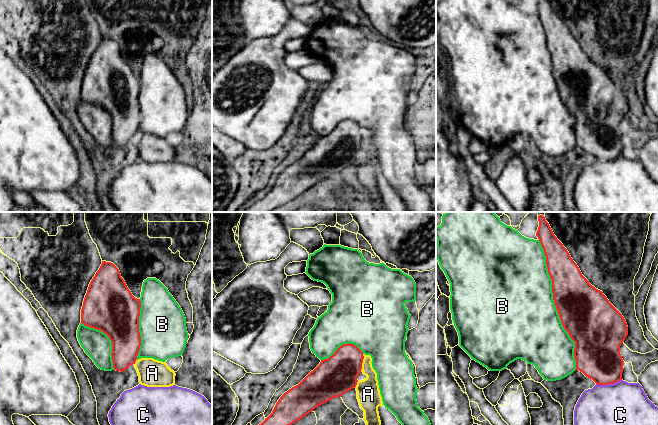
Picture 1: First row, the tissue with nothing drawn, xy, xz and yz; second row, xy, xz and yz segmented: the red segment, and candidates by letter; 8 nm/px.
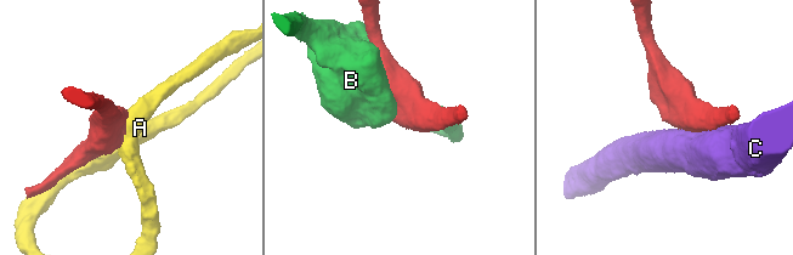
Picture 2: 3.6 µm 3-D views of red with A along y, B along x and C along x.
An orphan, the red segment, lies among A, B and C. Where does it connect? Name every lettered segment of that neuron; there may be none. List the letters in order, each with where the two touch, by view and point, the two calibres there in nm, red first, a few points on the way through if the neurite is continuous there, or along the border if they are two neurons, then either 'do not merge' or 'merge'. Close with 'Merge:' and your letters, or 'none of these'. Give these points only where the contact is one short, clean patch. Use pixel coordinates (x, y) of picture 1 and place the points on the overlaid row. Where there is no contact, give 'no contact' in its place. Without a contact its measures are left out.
A: contact xz (362, 362); calibres 300 and 180 nm; way xz (336, 375), (349, 362), (362, 362), (369, 372), (368, 392); merge
B: contact yz (555, 305); calibres 420 and 500 nm; do not merge
C: contact yz (608, 383); calibres 360 and 340 nm; do not merge
Merge: A

